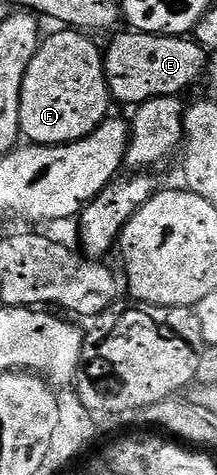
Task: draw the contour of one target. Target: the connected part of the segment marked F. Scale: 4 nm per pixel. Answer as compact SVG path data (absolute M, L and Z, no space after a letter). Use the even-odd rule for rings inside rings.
M76 29L56 30L60 31L41 42L20 86L20 134L32 145L63 145L94 133L97 125L109 118L108 106L113 106L114 103L112 96L108 94L101 48L96 48L96 43L92 40L95 38Z

